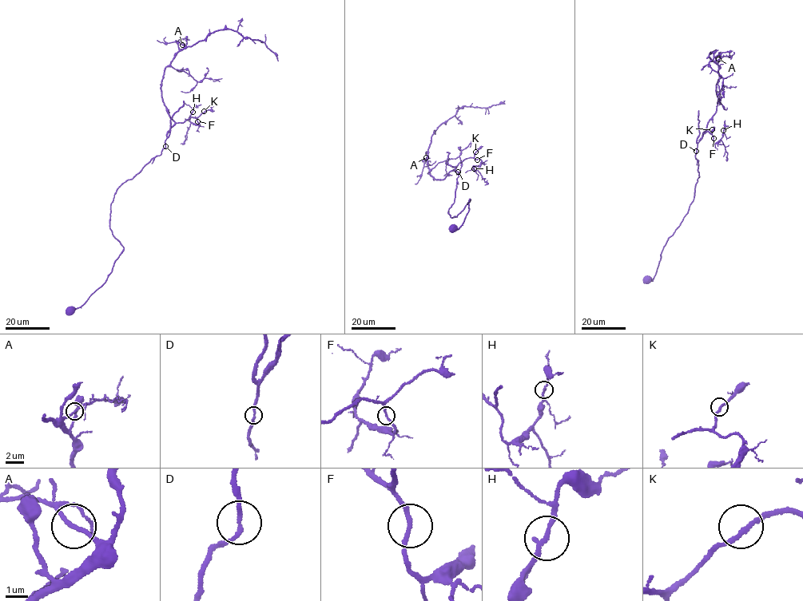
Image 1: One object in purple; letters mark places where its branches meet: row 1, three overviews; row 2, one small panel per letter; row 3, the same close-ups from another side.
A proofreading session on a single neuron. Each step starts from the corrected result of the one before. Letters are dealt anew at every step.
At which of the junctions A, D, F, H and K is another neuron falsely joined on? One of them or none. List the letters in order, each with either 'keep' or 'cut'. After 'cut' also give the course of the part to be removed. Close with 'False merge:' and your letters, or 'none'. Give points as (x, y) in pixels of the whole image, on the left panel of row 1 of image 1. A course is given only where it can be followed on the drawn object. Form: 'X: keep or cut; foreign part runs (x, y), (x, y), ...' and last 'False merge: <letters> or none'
A: keep
D: keep
F: keep
H: keep
K: keep
False merge: none

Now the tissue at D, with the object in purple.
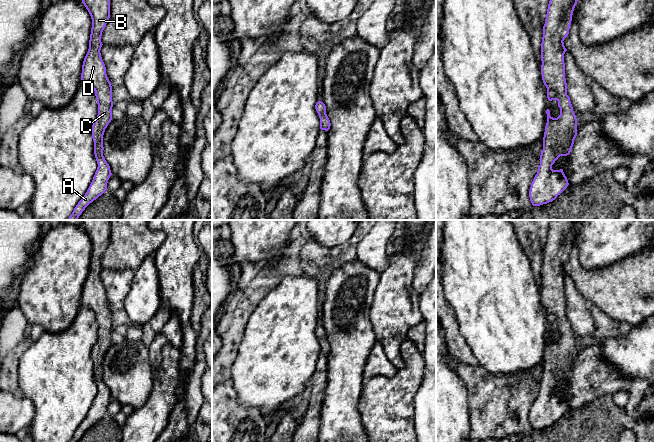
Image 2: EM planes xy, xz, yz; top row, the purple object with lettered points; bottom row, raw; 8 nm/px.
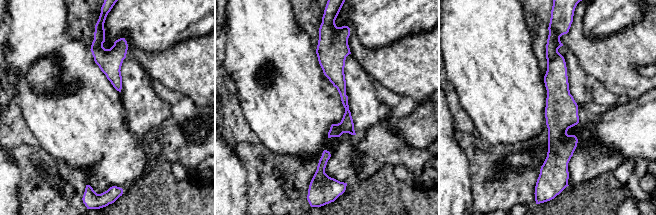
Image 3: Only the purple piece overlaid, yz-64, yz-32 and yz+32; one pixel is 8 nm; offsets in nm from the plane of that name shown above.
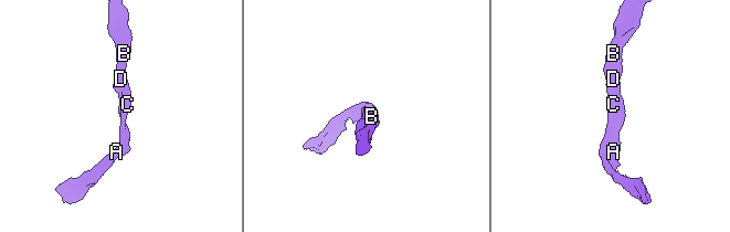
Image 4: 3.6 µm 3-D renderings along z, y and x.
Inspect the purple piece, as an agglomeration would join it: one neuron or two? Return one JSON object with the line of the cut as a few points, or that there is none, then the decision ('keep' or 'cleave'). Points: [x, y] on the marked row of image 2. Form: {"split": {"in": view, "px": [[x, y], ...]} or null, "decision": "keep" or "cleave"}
{"split": null, "decision": "keep"}

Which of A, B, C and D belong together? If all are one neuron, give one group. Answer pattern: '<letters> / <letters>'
A B C D

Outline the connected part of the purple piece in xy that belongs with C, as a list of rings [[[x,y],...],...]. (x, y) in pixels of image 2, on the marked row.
[[[82,0],[92,19],[89,49],[82,65],[81,80],[89,83],[95,91],[98,115],[92,125],[94,154],[98,164],[93,180],[82,199],[67,220],[77,220],[85,208],[107,190],[112,175],[103,156],[103,135],[112,120],[112,86],[101,57],[101,36],[110,18],[110,0]]]

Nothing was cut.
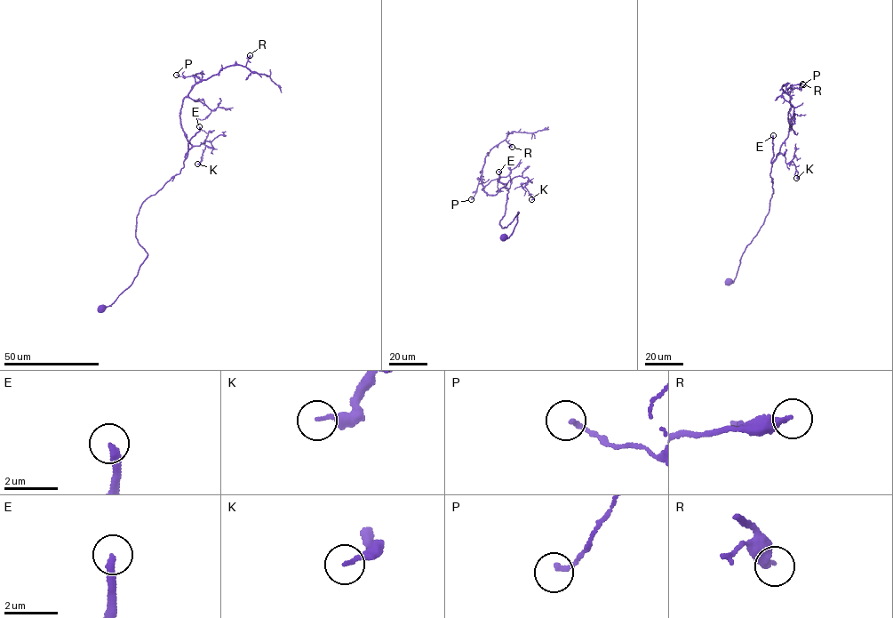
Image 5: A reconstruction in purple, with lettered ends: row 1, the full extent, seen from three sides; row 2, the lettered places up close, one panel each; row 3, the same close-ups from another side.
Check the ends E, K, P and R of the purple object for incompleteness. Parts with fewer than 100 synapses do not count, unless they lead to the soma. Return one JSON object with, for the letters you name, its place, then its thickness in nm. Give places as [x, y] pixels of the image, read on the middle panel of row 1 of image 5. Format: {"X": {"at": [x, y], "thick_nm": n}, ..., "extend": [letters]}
{"E": {"at": [498, 172], "thick_nm": 260}, "extend": ["E"]}

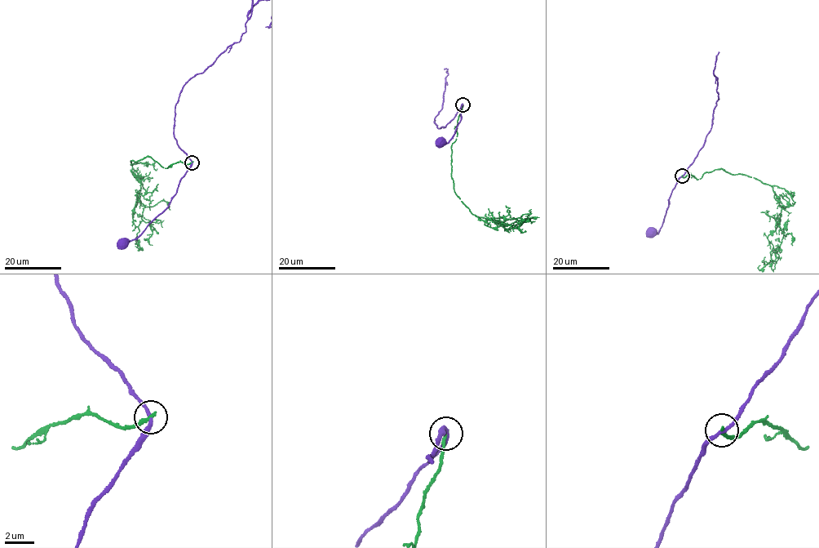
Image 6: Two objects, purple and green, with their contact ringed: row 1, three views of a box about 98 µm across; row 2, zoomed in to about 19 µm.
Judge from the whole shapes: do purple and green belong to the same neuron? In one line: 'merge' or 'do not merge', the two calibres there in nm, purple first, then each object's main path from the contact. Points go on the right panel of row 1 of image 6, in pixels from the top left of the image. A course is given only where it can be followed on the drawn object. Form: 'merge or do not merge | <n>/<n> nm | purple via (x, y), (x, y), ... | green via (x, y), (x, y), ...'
do not merge | 220/220 nm | purple via (682, 175), (672, 191), (659, 231), (657, 233), (652, 230) | green via (682, 175), (697, 179), (723, 168), (772, 188), (784, 235), (776, 249), (779, 258), (759, 265)

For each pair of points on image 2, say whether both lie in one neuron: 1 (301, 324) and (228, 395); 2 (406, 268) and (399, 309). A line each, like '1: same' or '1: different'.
1: different
2: same

